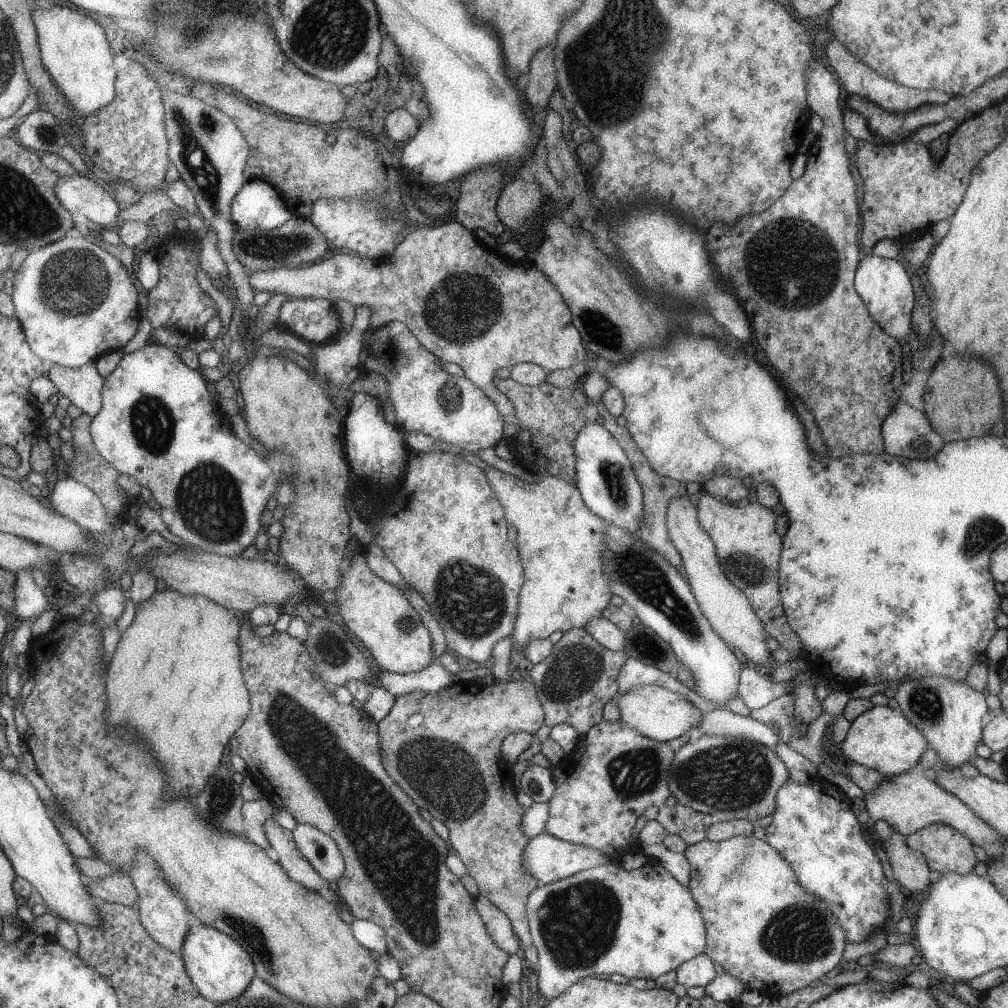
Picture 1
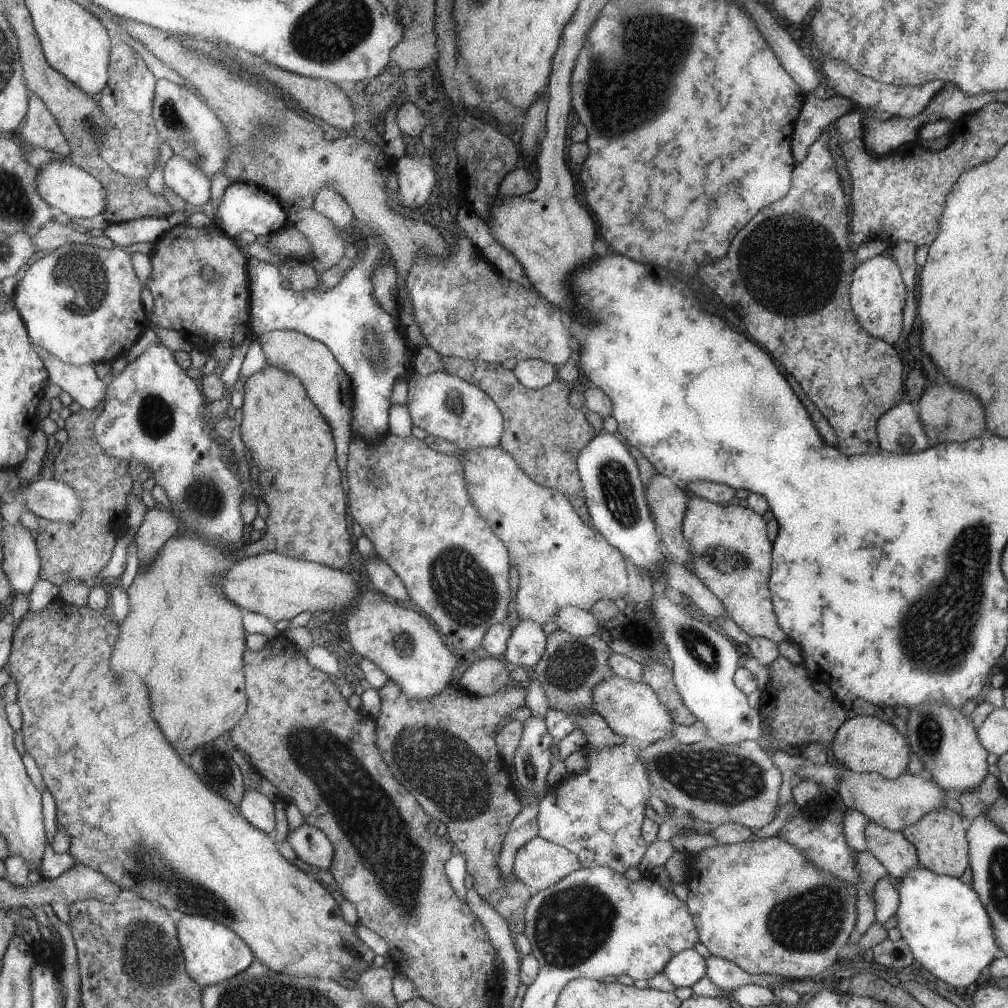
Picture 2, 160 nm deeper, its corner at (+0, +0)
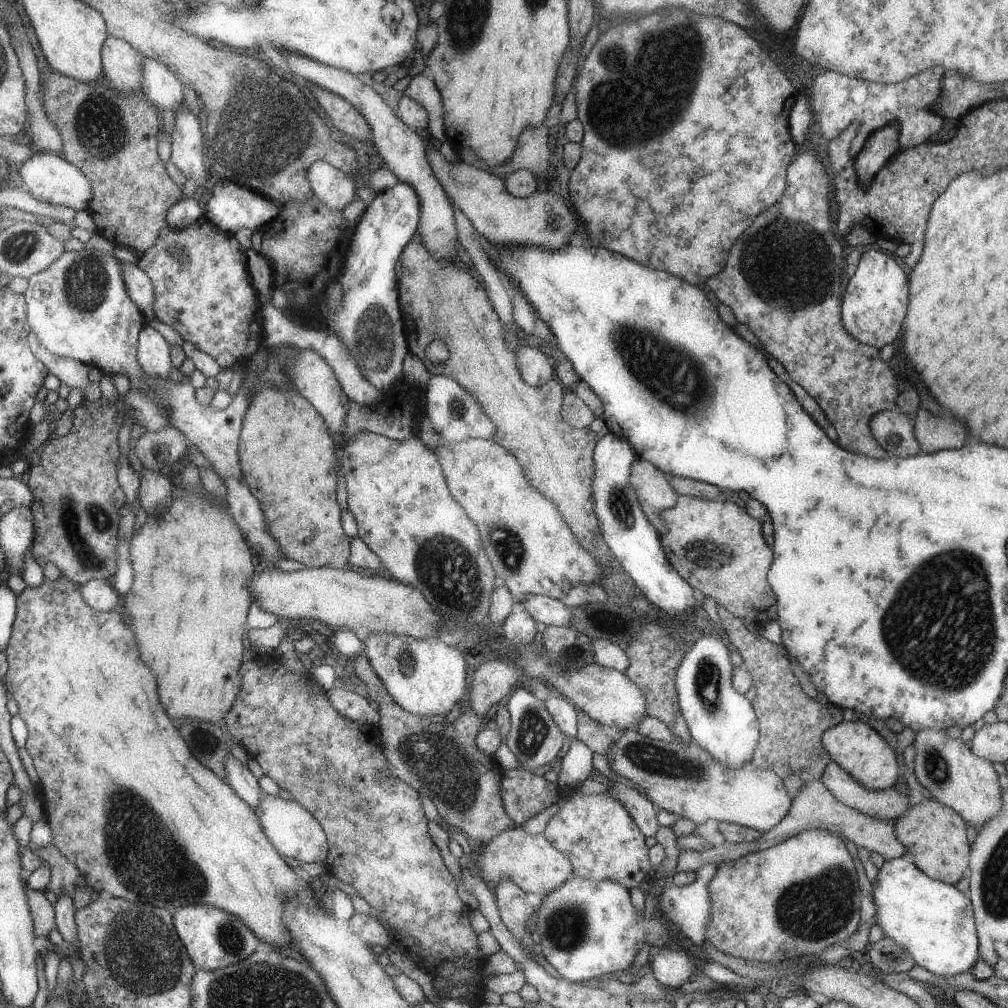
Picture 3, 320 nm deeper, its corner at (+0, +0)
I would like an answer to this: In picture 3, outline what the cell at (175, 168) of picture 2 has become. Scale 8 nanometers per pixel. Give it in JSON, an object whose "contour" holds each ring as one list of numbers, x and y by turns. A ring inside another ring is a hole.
{"contour":[[183,103,175,116,172,132,171,160,194,181,195,188,205,186,209,172,203,163,203,132,201,118]]}

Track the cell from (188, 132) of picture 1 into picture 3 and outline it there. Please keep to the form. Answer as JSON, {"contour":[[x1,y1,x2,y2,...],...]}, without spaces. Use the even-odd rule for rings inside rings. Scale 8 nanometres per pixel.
{"contour":[[143,56,143,93,158,108,160,114,171,110,175,116,185,102,185,86,166,65,153,57]]}

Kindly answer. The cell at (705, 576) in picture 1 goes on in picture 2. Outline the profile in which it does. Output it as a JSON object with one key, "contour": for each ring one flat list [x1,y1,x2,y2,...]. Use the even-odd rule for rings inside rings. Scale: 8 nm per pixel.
{"contour":[[653,475,645,486,646,503,657,528,658,538,669,558,679,564,690,565,690,544,682,535,682,516,685,514,688,494,680,490,669,477]]}

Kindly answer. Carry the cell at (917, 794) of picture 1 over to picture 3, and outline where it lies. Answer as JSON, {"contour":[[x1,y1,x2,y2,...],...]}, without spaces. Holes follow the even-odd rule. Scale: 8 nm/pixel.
{"contour":[[831,760,822,770,819,780,833,798,871,817,895,820,910,805,908,797,893,790,893,786,881,791,867,789]]}

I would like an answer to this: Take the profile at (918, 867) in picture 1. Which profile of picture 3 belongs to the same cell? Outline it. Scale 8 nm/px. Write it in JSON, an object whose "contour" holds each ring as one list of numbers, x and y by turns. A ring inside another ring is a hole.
{"contour":[[820,780,809,781,801,785,801,788,792,796,789,812,786,816,773,829,761,833,755,844,743,844,743,850,745,852,760,851,772,847,798,832,809,829,827,829,835,835,850,840,857,847,863,846,869,852,877,852,885,860,906,856,905,846,895,838,893,819,871,817,839,802,836,798,833,798,833,795,823,786]]}

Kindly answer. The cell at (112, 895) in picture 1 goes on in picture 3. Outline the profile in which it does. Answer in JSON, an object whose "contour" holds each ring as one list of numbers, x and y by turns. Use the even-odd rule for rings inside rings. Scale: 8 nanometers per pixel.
{"contour":[[53,843,33,852,37,853,37,856,40,856,52,868,52,879,47,885,46,891,53,892,57,896,60,894,73,896,77,884,84,884,91,890,91,899,96,898,98,892,92,888,79,867,73,861,70,861]]}

